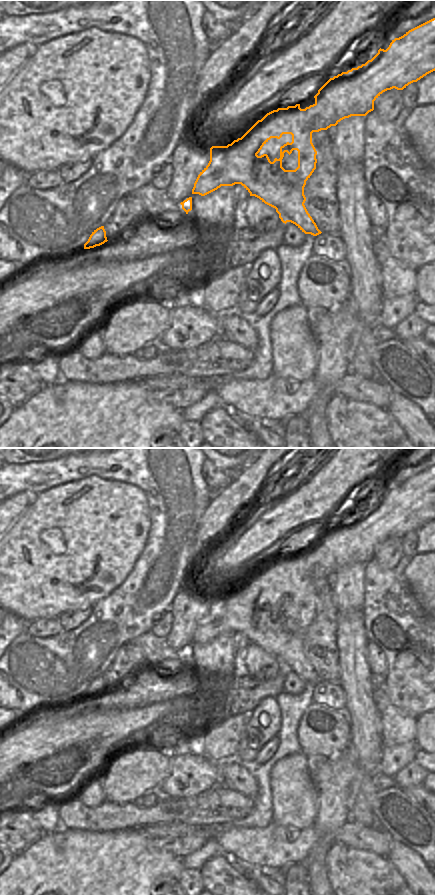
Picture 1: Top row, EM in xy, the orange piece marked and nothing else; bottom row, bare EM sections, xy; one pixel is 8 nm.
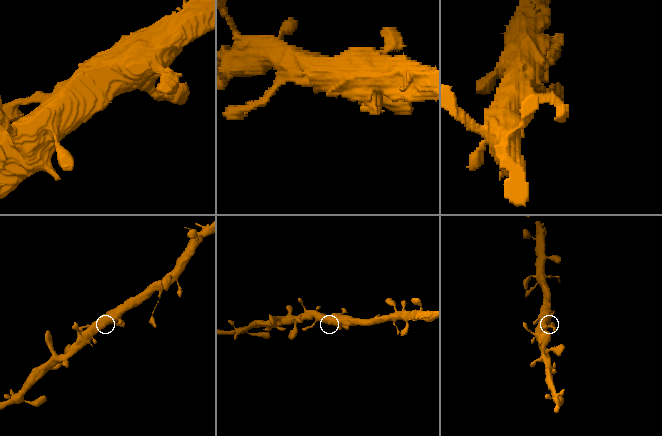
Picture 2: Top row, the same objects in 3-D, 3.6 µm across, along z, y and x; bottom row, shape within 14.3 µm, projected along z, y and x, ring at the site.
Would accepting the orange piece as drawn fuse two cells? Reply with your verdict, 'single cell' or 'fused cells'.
single cell

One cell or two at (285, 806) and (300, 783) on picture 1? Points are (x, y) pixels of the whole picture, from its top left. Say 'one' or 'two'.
one

